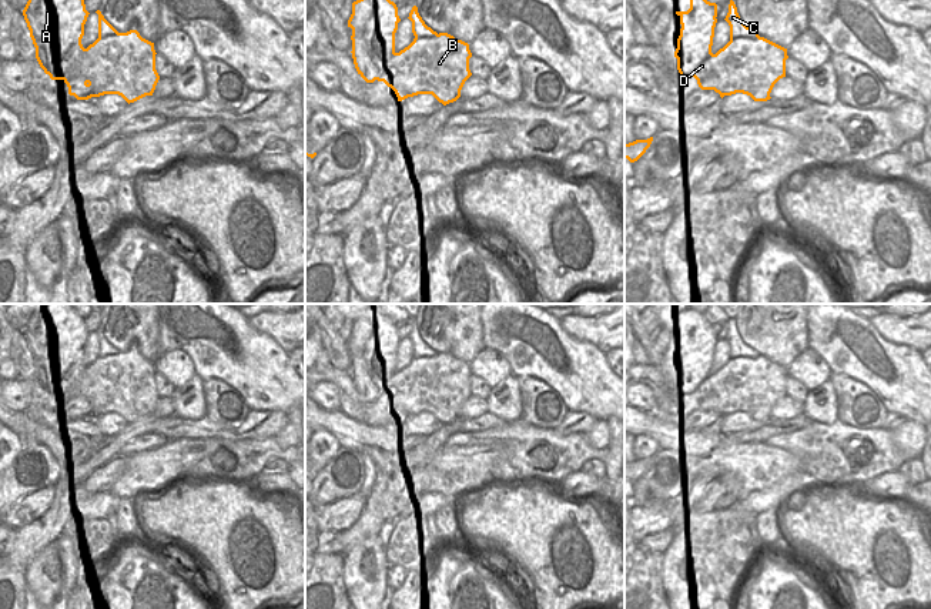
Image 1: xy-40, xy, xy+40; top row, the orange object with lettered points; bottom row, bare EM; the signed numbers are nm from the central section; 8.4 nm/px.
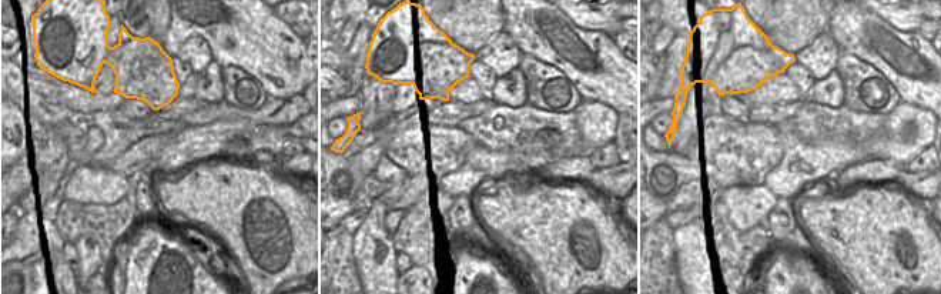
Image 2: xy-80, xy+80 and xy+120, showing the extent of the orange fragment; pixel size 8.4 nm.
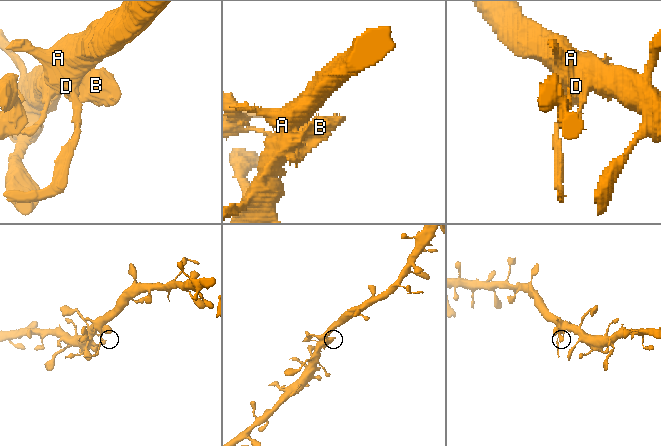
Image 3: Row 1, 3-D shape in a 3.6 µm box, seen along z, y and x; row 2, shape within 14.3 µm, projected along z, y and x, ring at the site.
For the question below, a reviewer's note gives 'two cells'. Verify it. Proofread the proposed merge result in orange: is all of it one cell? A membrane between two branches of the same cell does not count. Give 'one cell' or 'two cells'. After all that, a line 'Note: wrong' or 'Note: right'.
one cell
Note: wrong

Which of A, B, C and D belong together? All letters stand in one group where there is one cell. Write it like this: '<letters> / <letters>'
A B C D

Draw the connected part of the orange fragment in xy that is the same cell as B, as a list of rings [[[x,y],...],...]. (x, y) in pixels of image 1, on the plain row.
[[[368,311],[368,314],[352,322],[352,334],[348,347],[352,348],[352,378],[358,394],[366,401],[384,401],[391,406],[398,421],[418,414],[432,414],[443,425],[456,421],[465,401],[472,395],[469,378],[472,372],[469,364],[455,358],[448,352],[436,352],[425,344],[413,325],[409,337],[412,341],[413,361],[395,371],[395,352],[398,342],[398,327],[385,311]]]

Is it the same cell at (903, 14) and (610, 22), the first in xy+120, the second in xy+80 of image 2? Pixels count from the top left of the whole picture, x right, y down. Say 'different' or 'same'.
same

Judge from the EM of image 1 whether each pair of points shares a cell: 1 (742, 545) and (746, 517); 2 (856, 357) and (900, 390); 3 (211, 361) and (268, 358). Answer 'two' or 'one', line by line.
1: two
2: one
3: one

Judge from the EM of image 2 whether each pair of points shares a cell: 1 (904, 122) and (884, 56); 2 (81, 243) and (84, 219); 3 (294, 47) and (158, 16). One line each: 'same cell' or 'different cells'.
1: different cells
2: different cells
3: different cells

